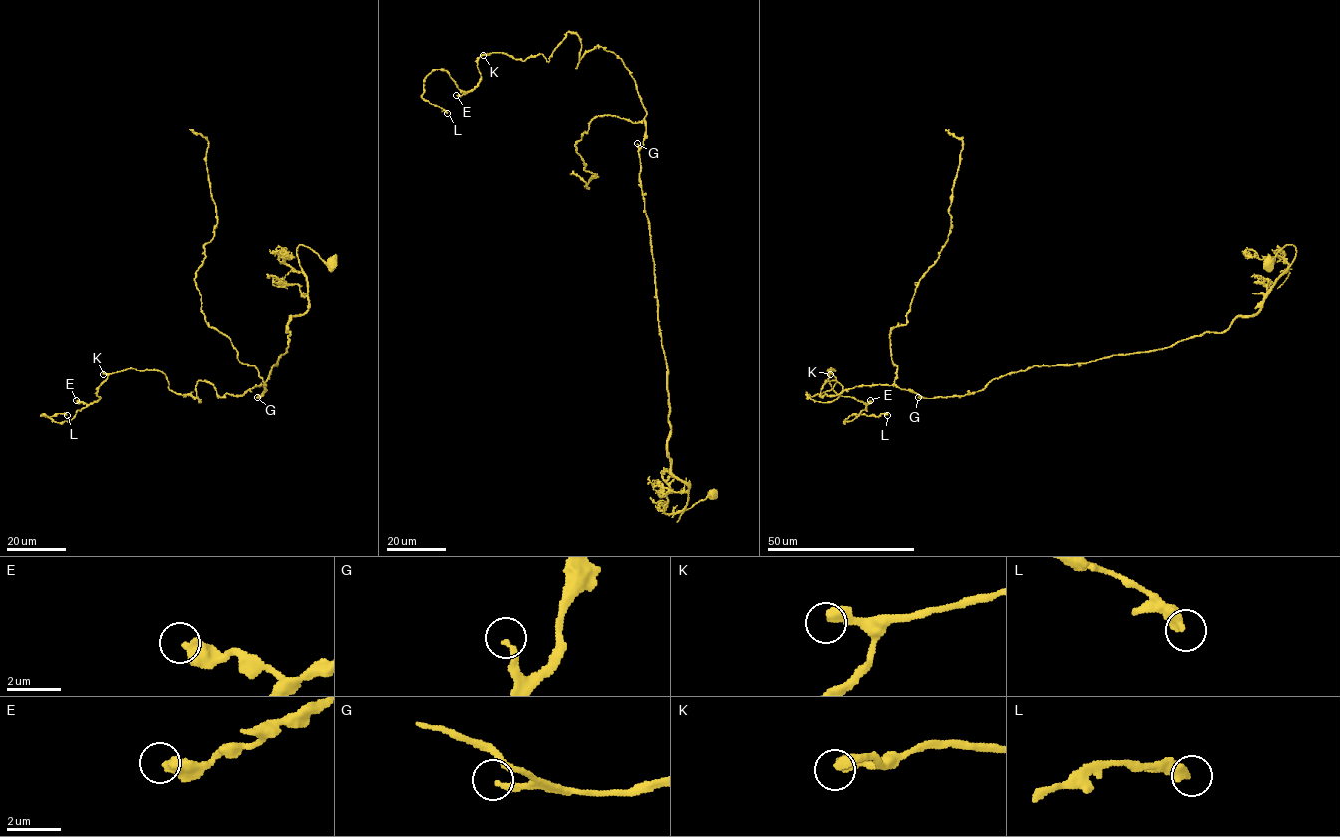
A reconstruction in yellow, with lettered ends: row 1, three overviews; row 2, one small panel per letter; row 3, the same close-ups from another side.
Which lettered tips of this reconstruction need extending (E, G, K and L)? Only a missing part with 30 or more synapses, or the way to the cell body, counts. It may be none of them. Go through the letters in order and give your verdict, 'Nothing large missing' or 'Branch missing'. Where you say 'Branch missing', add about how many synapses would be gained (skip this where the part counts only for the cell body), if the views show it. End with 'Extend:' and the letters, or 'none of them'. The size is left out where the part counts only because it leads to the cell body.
E: Nothing large missing
G: Nothing large missing
K: Nothing large missing
L: Nothing large missing
Extend: none of them

